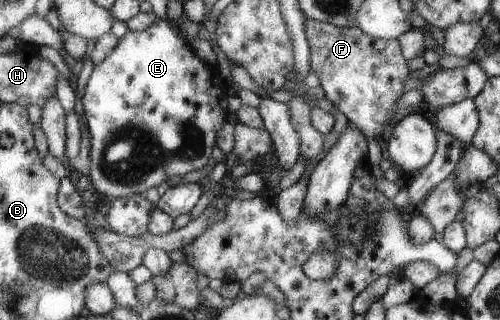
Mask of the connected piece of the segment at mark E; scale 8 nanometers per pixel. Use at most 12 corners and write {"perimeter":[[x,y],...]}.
{"perimeter":[[155,17],[81,96],[93,188],[205,166],[221,78]]}

